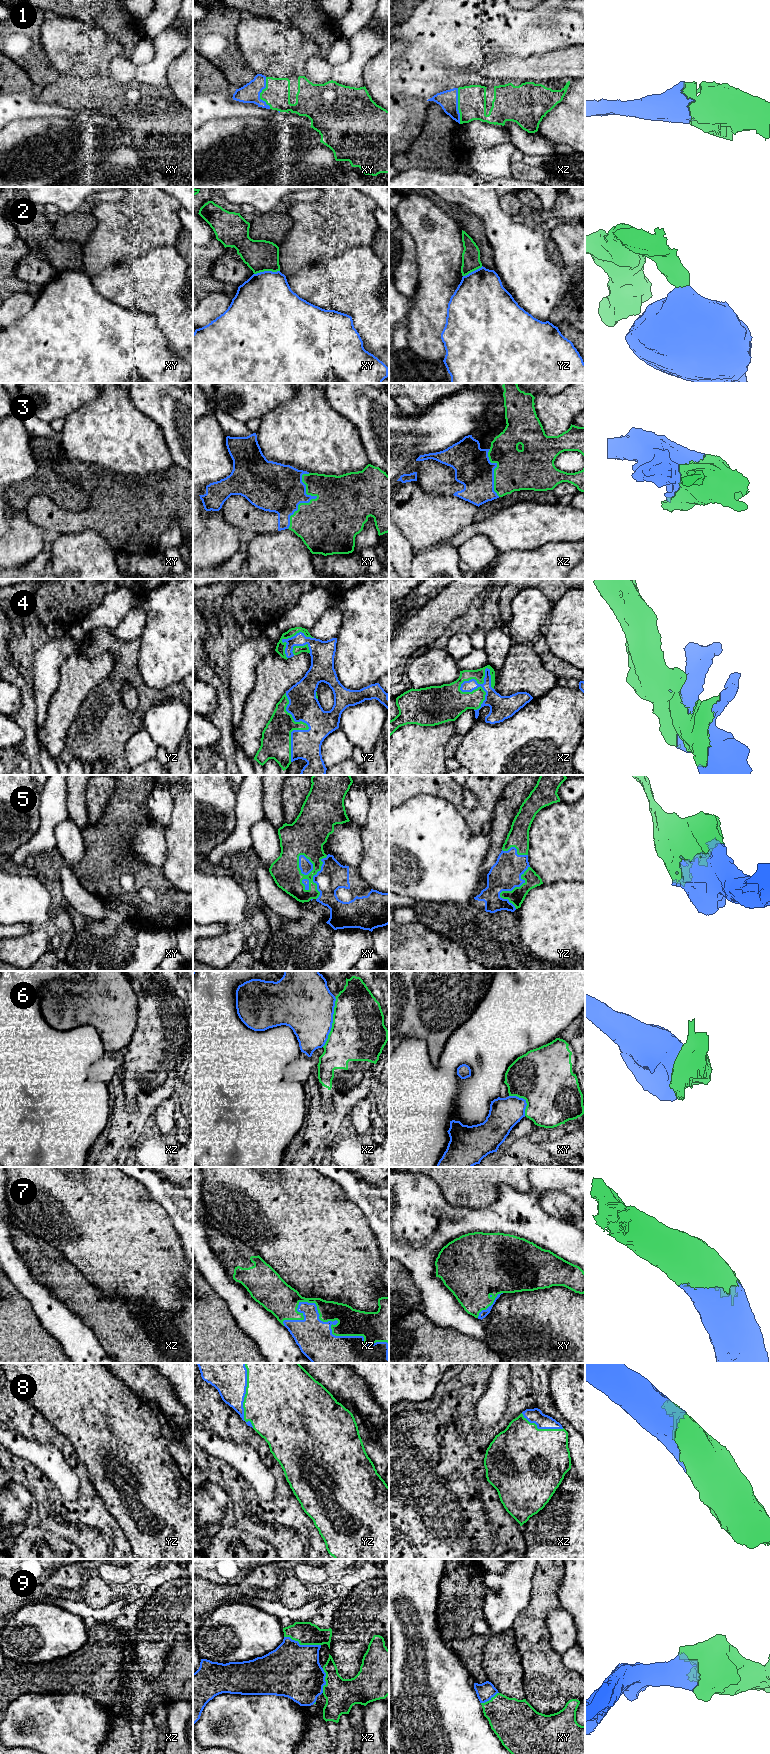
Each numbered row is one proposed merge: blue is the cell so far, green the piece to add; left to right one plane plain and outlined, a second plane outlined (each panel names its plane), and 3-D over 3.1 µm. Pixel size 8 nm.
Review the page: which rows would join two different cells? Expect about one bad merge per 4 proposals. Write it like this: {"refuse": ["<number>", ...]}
{"refuse": ["2", "6"]}

